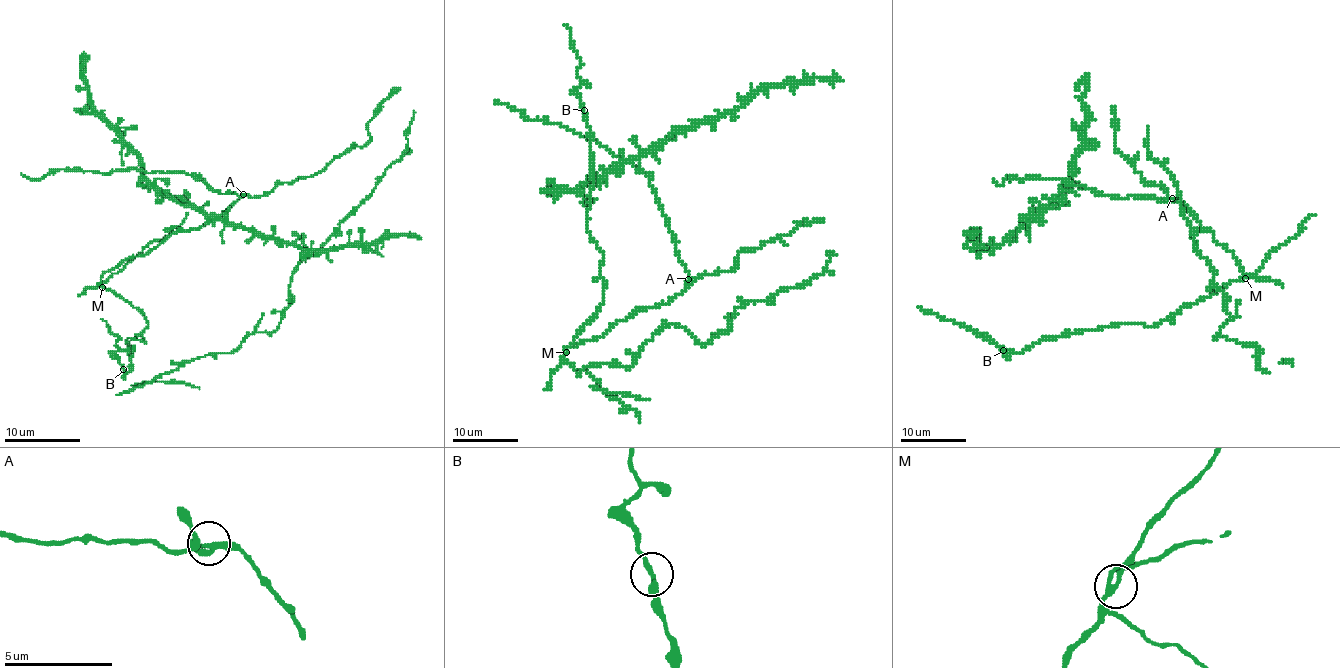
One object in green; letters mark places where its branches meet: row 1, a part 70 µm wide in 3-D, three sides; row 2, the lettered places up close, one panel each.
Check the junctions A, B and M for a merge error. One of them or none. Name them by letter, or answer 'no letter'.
no letter

